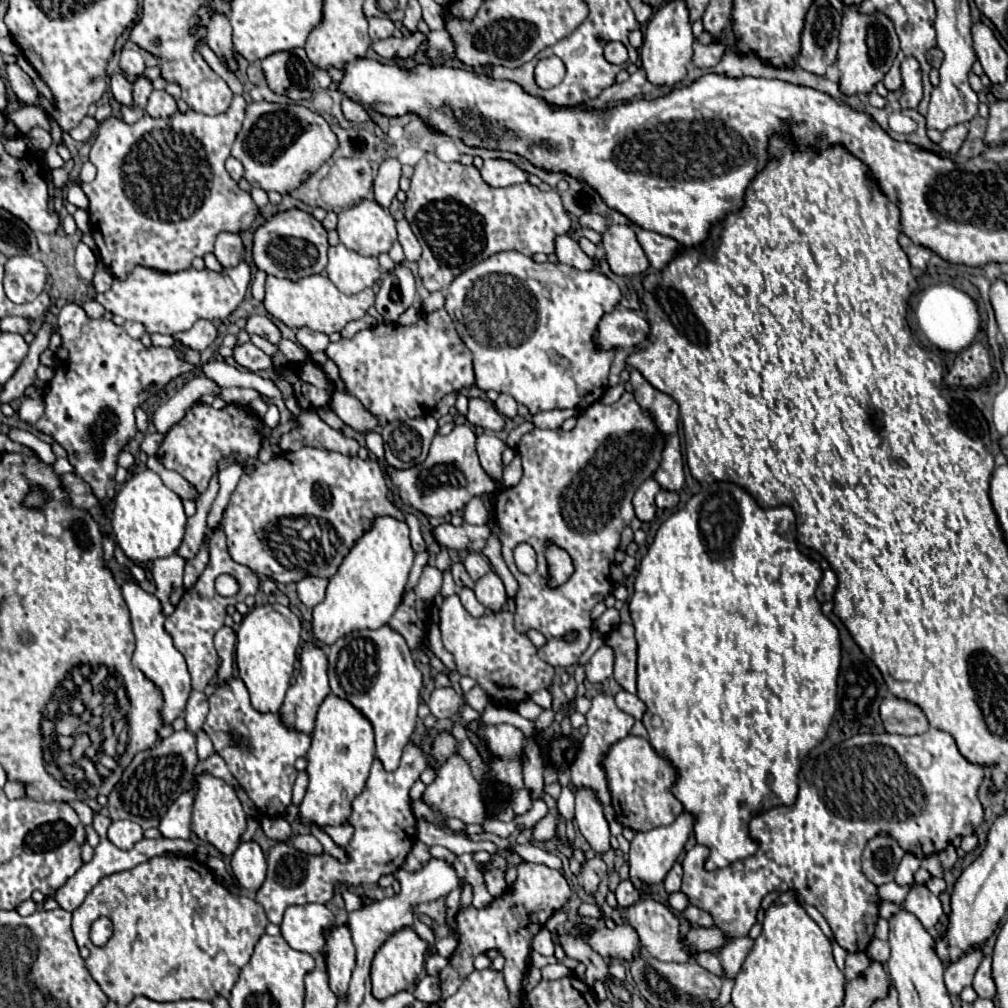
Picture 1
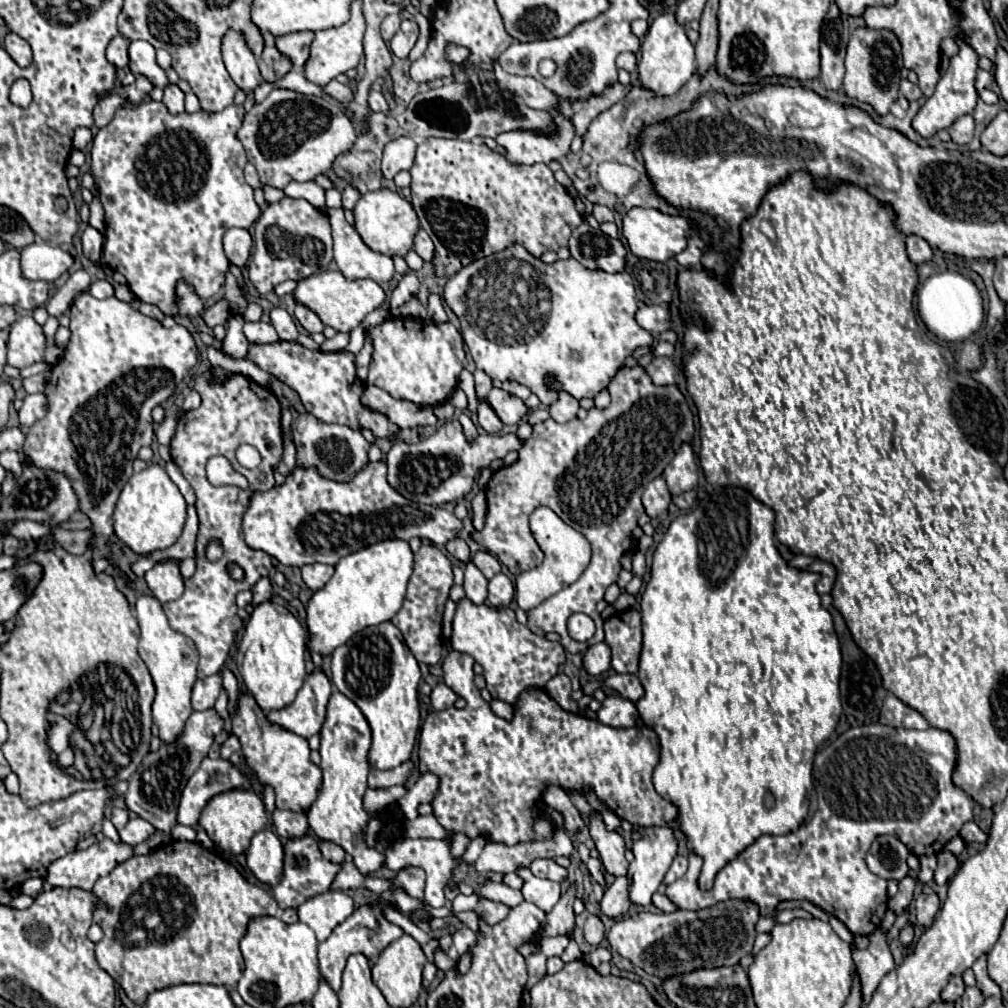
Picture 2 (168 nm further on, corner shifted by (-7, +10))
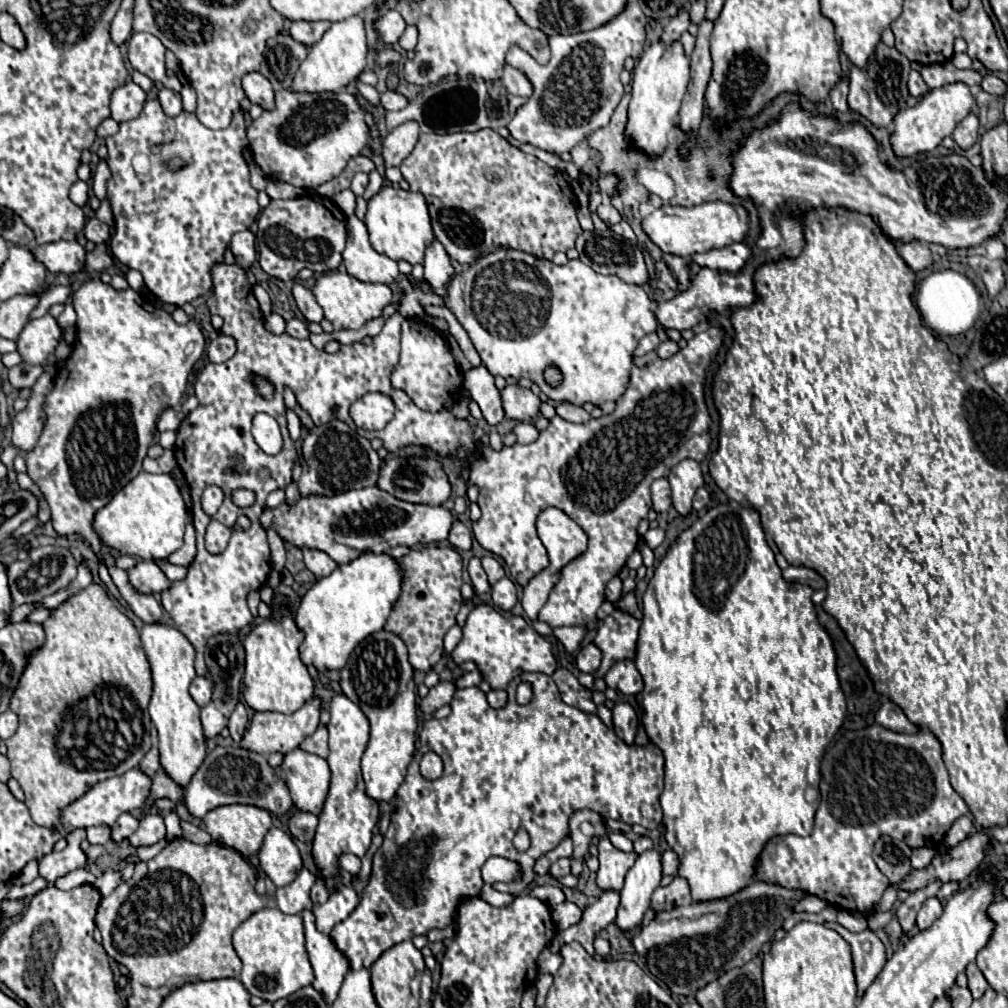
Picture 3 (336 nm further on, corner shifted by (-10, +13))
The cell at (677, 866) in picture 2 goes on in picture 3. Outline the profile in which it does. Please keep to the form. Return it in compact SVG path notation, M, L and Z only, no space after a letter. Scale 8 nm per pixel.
M672 850L662 852L662 872L666 876L676 876L678 872L678 856Z

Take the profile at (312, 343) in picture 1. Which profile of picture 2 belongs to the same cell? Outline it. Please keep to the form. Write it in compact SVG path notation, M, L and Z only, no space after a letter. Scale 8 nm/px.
M297 305L295 307L295 317L299 319L299 323L309 331L309 333L323 333L325 325L321 323L321 319L311 311L307 309L305 305Z

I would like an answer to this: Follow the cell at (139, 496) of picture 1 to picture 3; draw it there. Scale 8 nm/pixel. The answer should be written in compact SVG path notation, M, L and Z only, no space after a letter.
M140 472L112 498L112 502L108 502L108 506L94 514L92 528L100 536L100 542L112 550L140 560L166 560L182 546L186 520L186 504L176 482L168 474Z

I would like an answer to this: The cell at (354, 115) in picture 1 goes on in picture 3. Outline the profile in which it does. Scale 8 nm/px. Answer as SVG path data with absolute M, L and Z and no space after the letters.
M386 90L384 94L380 94L380 104L386 108L386 110L402 110L408 100L406 96L402 96L400 92L394 92L394 90Z

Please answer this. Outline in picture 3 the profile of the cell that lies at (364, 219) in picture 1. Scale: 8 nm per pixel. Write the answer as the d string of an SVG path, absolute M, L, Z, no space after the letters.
M384 186L370 202L364 224L370 232L370 244L376 252L386 254L392 260L406 260L410 264L424 262L424 250L434 240L428 204L420 192L406 192L400 186Z

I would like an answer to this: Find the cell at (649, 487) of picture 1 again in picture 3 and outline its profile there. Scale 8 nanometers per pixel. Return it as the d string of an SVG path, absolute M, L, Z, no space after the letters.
M660 478L660 480L652 482L652 502L654 502L656 512L666 512L672 506L670 484L668 484L666 478Z

